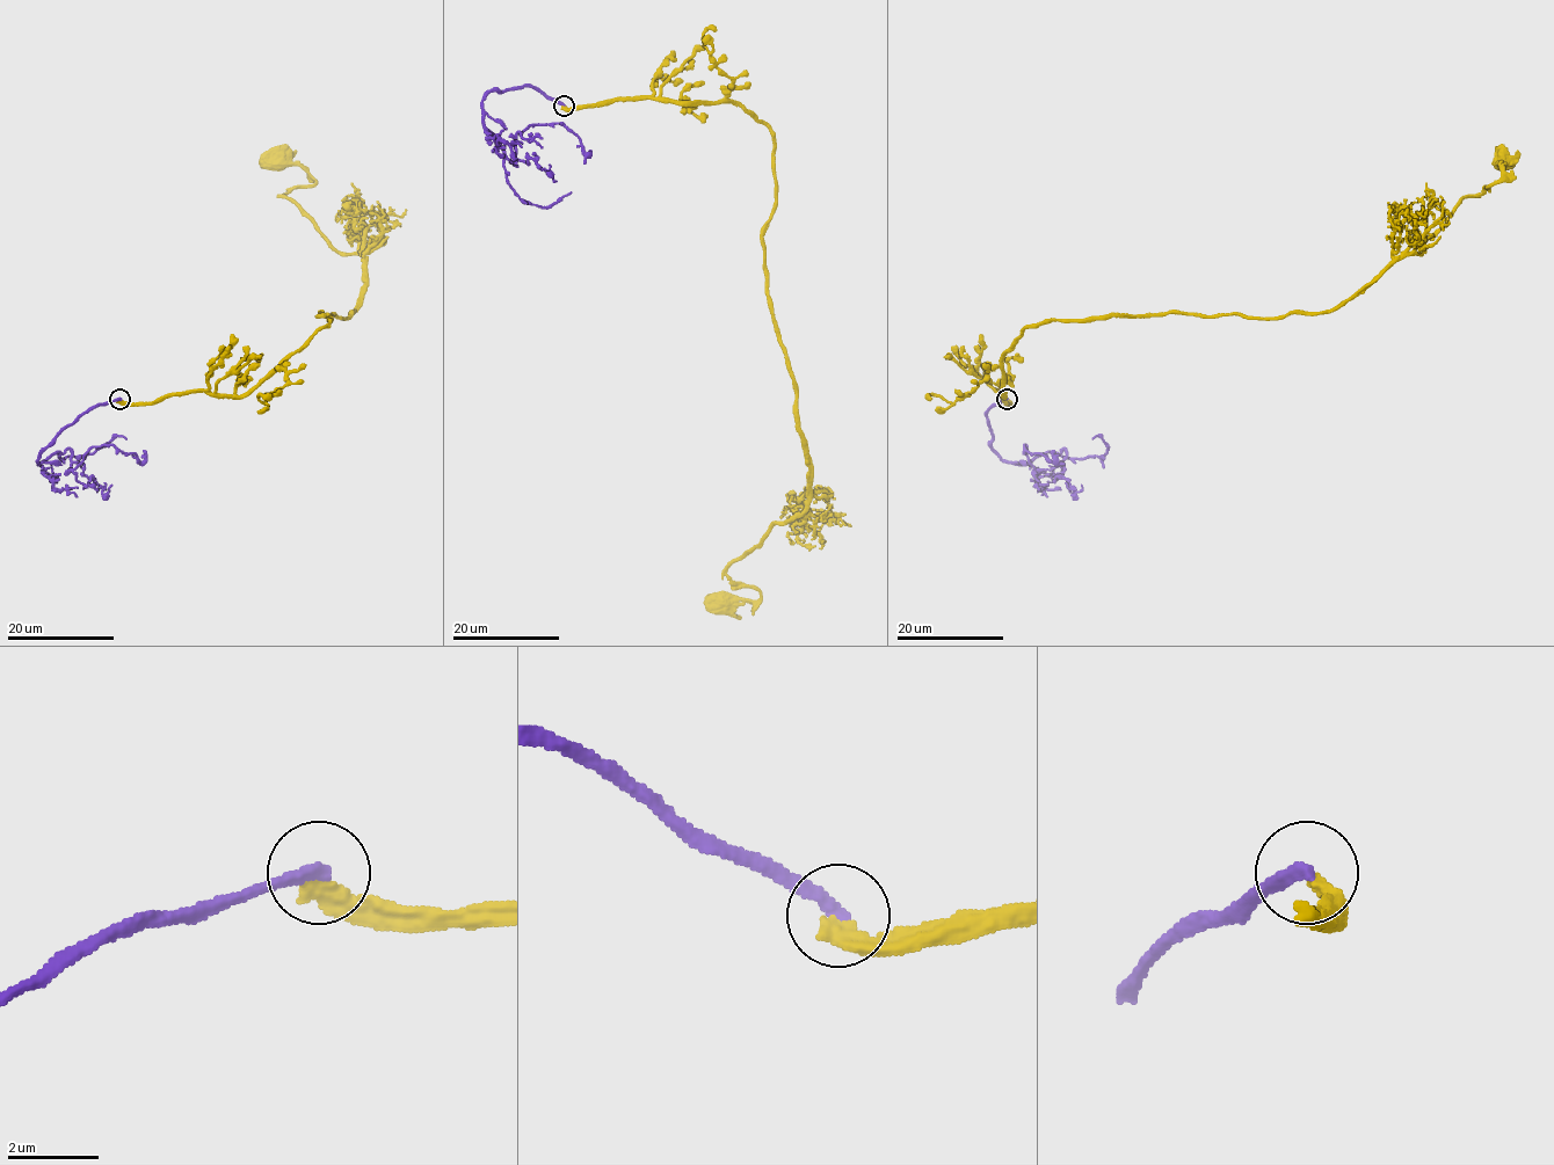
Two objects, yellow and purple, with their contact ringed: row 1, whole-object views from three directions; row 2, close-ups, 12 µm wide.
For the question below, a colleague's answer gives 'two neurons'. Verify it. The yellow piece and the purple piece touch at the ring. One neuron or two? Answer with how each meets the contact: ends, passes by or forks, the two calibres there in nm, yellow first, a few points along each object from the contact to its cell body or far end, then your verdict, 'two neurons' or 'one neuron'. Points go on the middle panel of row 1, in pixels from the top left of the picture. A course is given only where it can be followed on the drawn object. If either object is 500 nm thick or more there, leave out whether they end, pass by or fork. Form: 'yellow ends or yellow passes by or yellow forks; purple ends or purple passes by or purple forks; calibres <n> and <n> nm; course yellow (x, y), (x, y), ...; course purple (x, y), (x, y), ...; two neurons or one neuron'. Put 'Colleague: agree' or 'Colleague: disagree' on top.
Colleague: agree
yellow ends; purple ends; calibres 460 and 320 nm; course yellow (563, 106), (735, 102), (771, 133), (767, 295), (796, 388), (810, 502), (725, 572), (760, 597), (723, 599); course purple (565, 106), (527, 86), (489, 92), (484, 125), (515, 166), (515, 137), (536, 124), (559, 123), (588, 153); two neurons

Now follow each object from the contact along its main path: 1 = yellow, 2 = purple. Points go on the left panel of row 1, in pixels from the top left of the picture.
1: (118, 399), (247, 395), (321, 313), (357, 306), (364, 259), (281, 196), (316, 180), (278, 161)
2: (120, 399), (82, 413), (37, 460), (67, 449), (73, 470), (92, 448), (114, 444), (140, 461), (144, 450)

